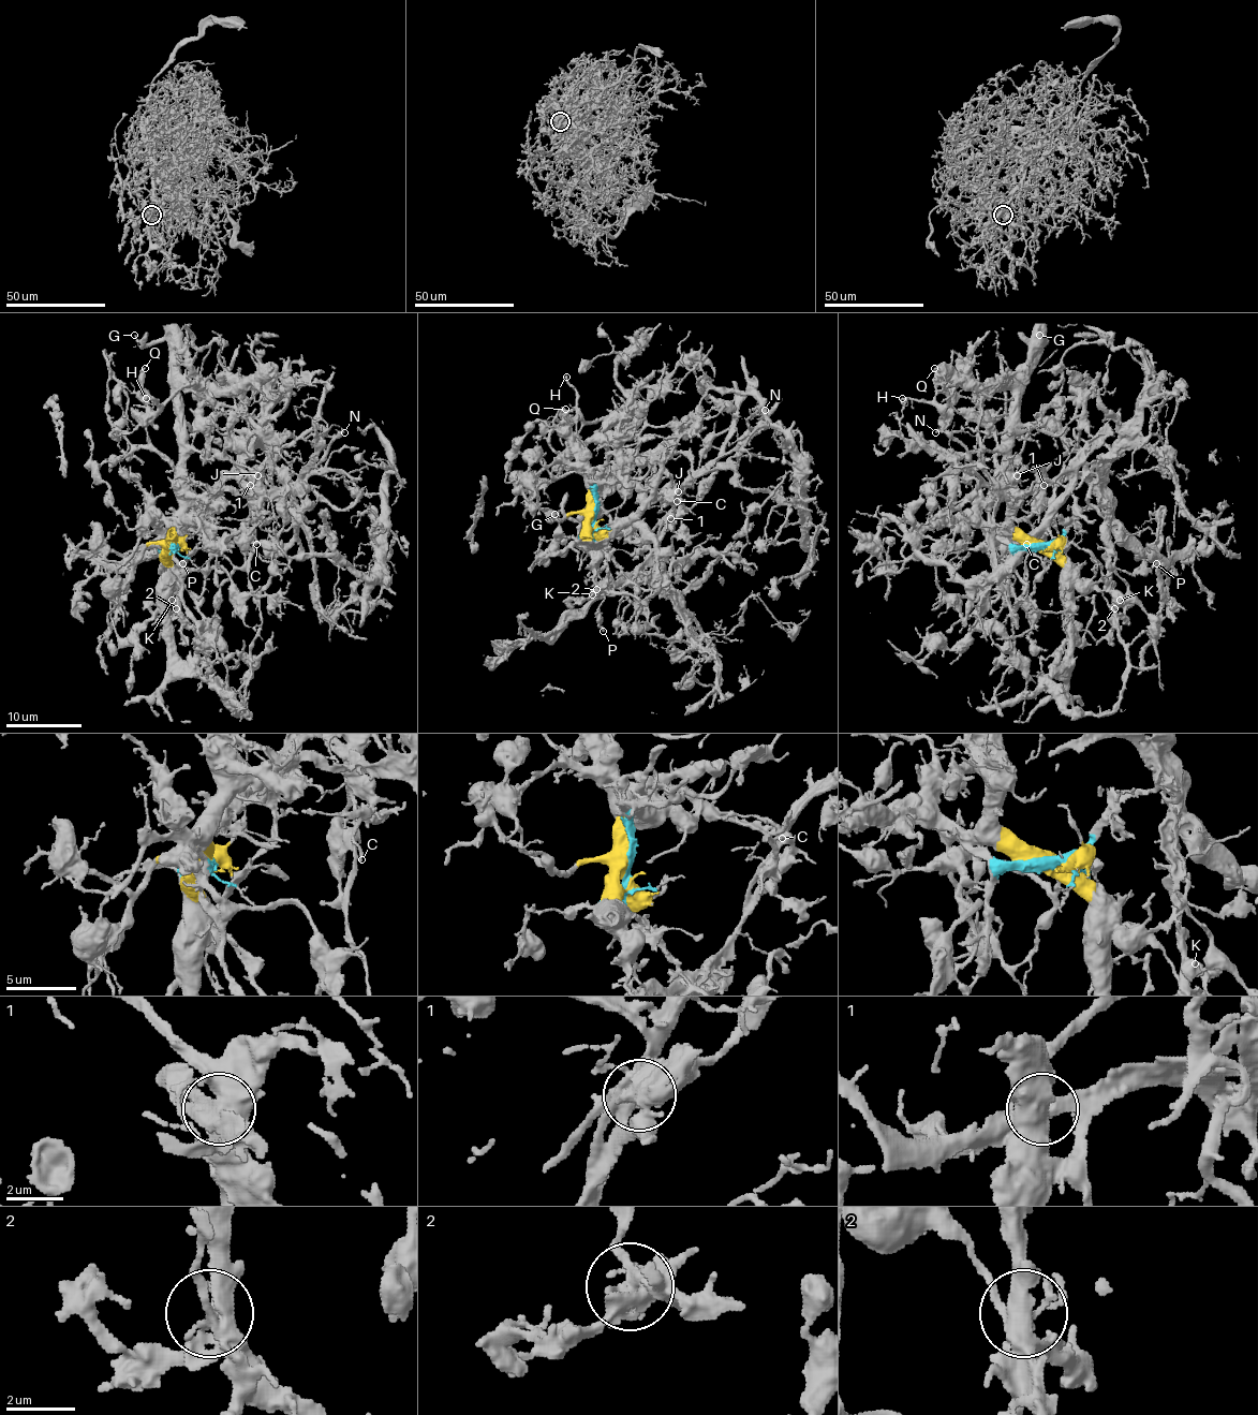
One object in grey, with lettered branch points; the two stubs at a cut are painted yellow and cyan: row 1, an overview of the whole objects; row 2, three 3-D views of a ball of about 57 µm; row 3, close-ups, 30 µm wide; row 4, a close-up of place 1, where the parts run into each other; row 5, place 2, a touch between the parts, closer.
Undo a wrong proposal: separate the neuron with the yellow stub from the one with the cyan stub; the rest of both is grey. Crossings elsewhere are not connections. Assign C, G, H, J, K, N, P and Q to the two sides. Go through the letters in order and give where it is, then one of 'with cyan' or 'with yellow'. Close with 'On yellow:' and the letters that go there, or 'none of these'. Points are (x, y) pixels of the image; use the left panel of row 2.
C: place (256, 544); with yellow
G: place (134, 335); with yellow
H: place (146, 398); with yellow
J: place (257, 475); with yellow
K: place (172, 600); with yellow
N: place (344, 432); with yellow
P: place (182, 563); with cyan
Q: place (145, 368); with yellow
On yellow: C, G, H, J, K, N, Q

